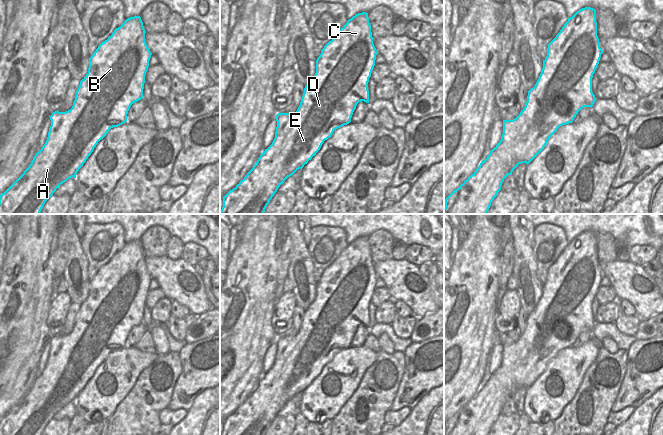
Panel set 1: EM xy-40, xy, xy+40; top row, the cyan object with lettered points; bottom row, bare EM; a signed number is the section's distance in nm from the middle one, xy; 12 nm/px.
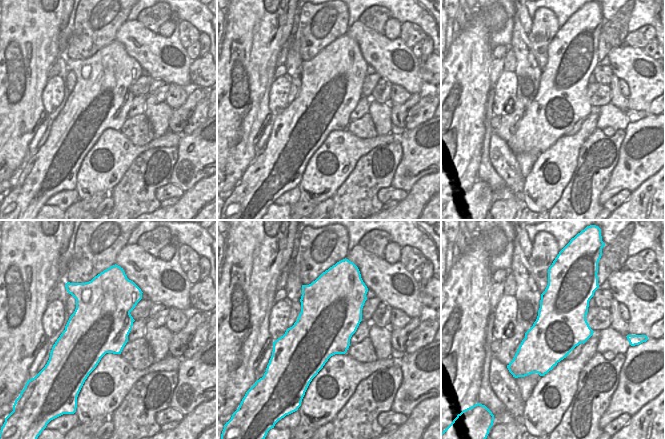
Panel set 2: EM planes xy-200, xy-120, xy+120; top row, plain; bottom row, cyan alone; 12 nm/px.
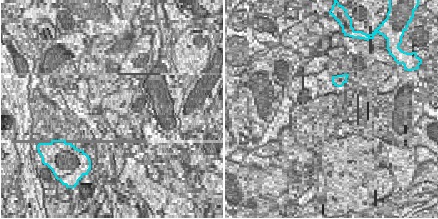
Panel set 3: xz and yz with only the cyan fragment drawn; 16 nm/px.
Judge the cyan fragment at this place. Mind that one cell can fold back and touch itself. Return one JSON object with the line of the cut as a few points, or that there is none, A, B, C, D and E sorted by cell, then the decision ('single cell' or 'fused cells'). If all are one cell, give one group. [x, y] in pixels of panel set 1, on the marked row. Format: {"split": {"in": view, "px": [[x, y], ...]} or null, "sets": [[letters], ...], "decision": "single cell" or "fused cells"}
{"split": null, "sets": [["A", "B", "C", "D", "E"]], "decision": "single cell"}

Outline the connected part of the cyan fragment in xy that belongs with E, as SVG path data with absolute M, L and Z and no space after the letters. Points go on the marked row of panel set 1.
M362 12L349 19L338 34L324 46L316 60L316 73L305 86L297 111L276 115L277 127L272 144L260 155L244 179L223 197L220 214L264 214L280 185L298 169L302 170L336 129L351 122L353 112L359 102L369 103L368 82L378 54L373 39L368 13Z

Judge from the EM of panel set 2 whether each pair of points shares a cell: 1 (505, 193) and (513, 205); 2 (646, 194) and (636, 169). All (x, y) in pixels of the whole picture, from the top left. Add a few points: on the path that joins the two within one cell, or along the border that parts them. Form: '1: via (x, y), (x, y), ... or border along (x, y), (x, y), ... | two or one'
1: border along (494, 196), (515, 199) | two
2: border along (654, 173), (631, 192) | two

